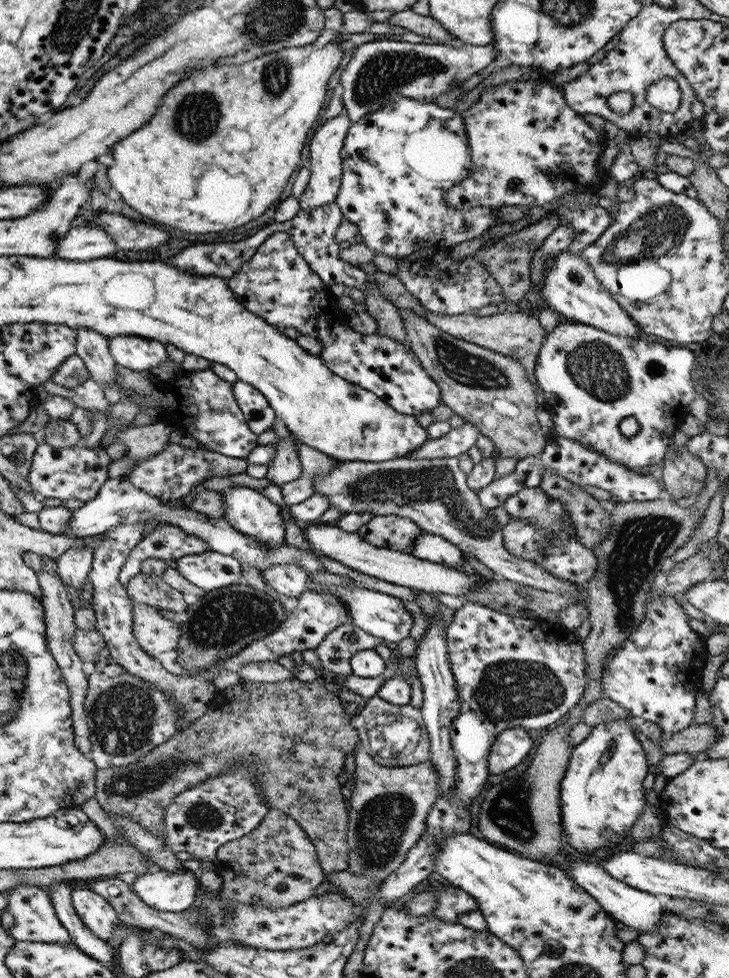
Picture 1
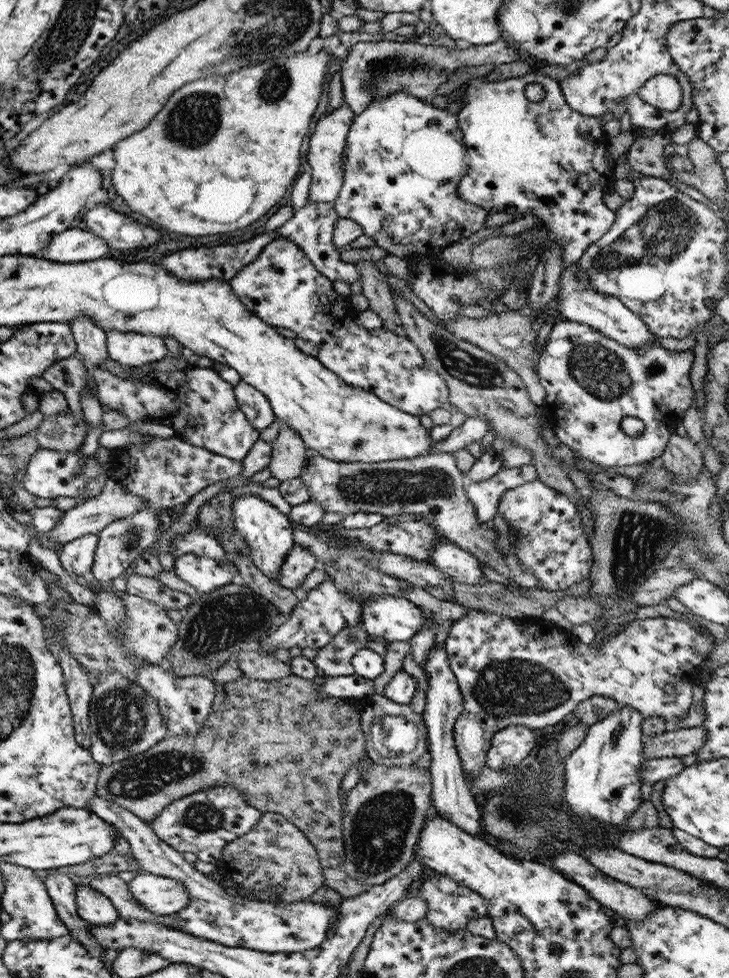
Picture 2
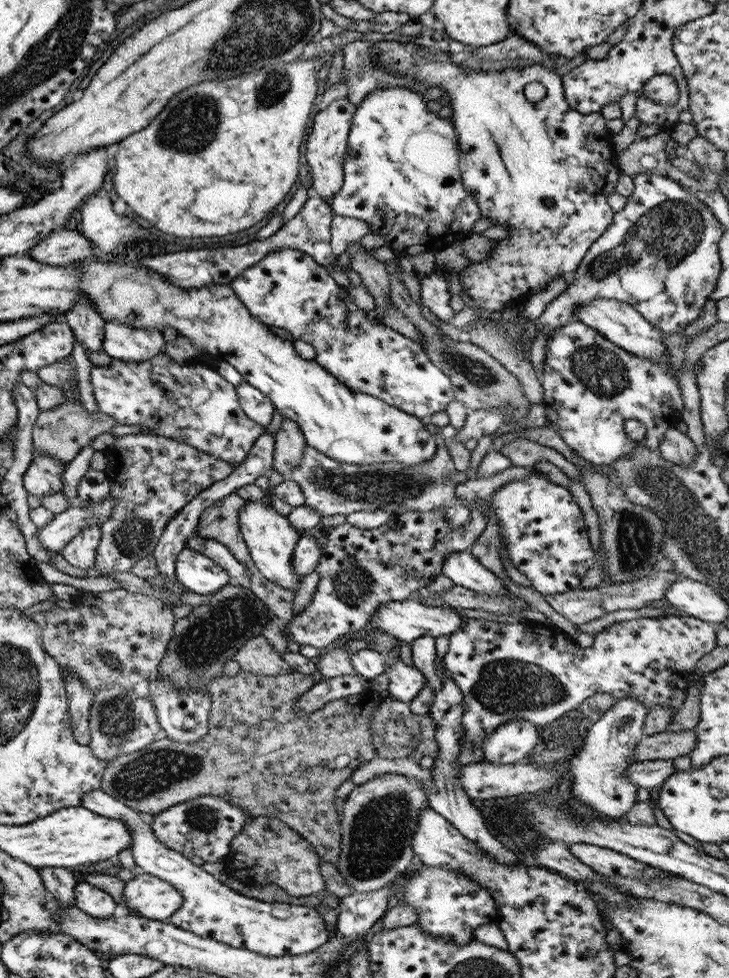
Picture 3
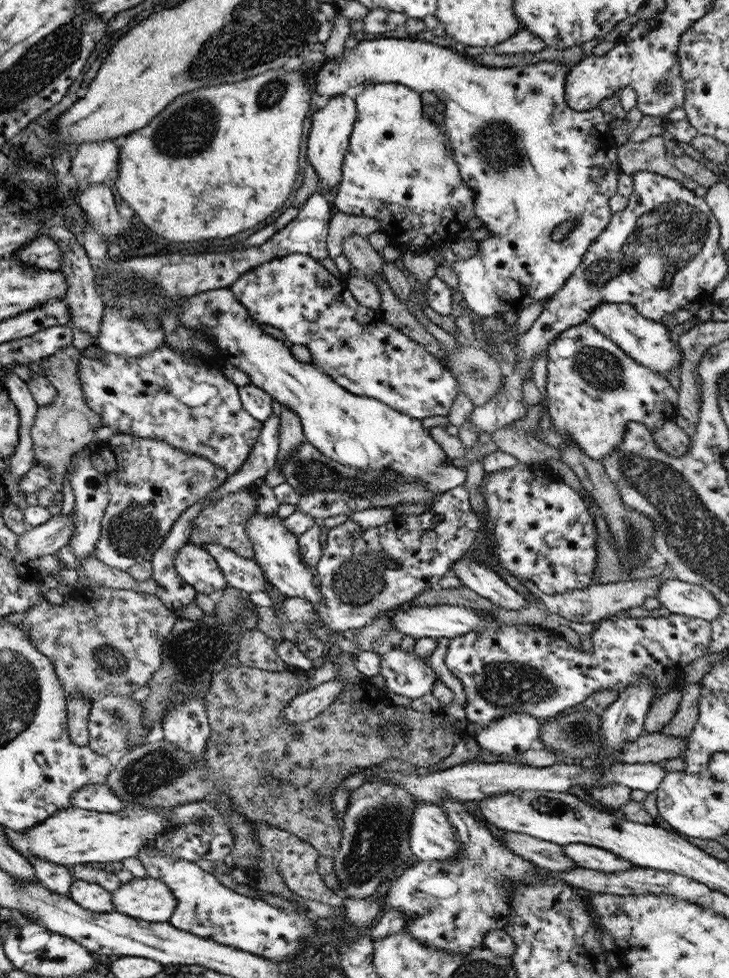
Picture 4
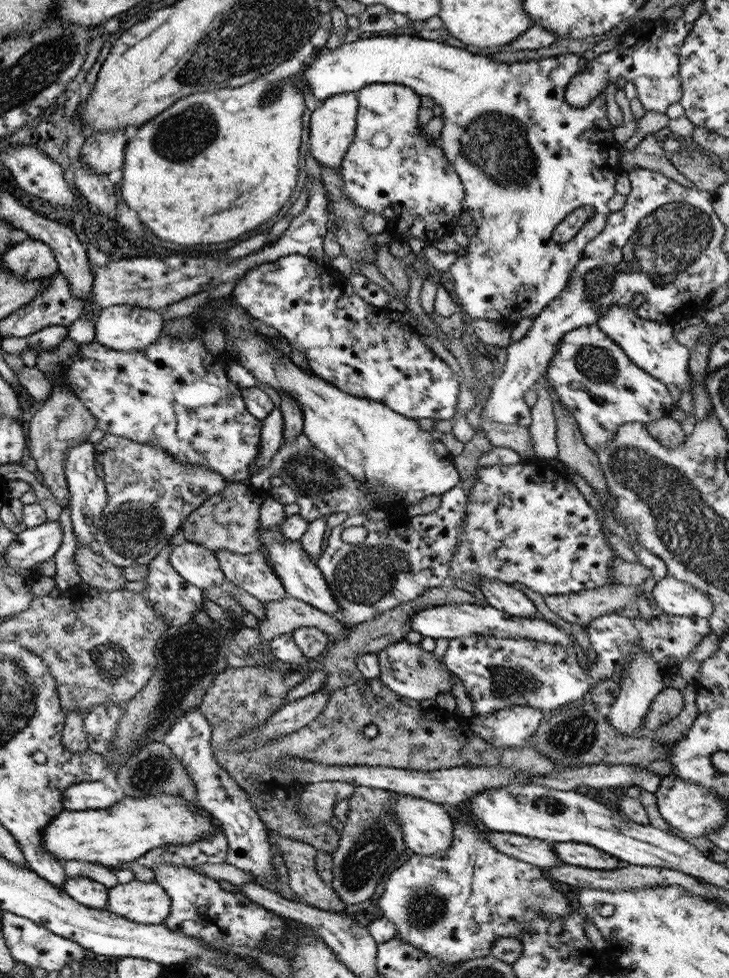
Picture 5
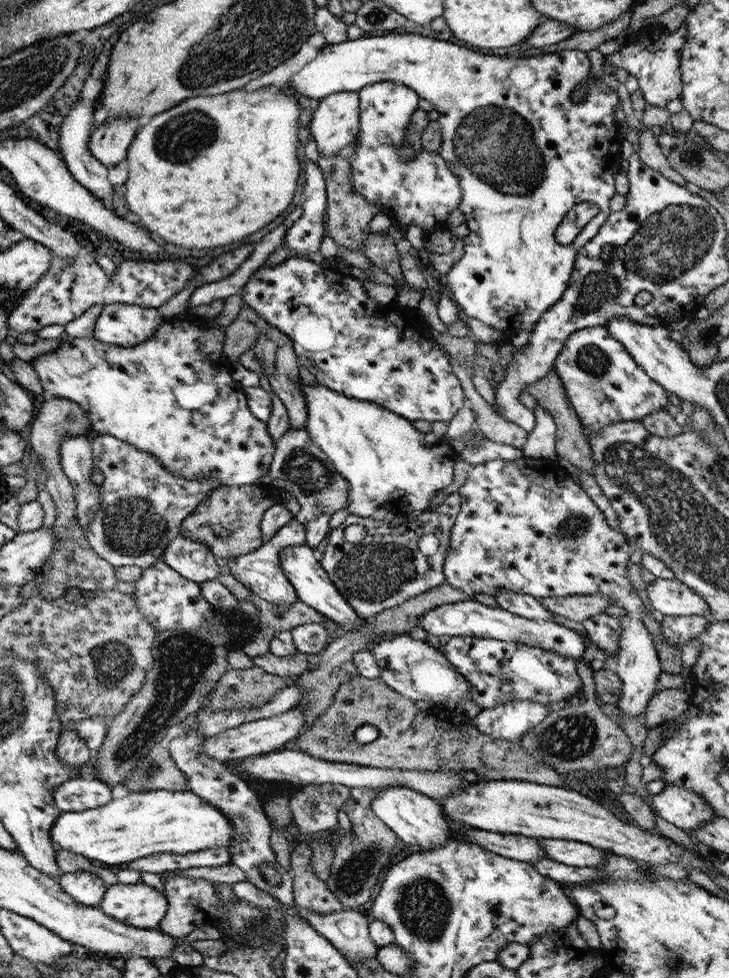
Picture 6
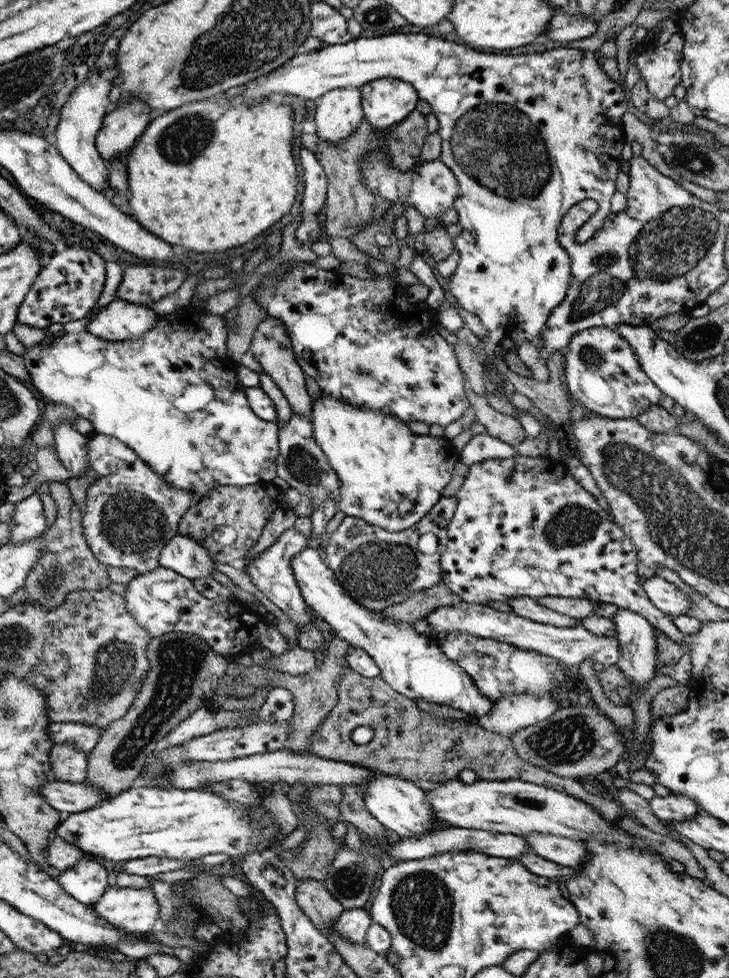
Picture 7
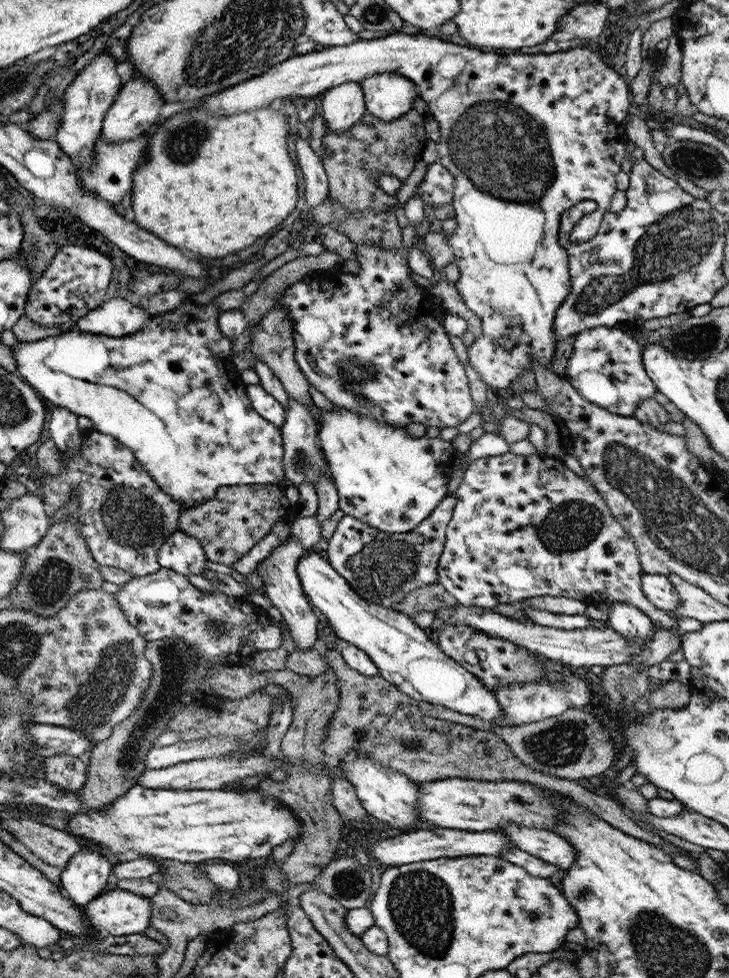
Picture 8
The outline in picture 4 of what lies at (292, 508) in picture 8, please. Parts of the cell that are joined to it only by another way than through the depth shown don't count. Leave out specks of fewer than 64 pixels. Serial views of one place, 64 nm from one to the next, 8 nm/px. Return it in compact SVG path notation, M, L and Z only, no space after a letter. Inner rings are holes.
M243 488L209 501L205 507L197 511L197 515L189 525L189 543L219 544L243 558L251 557L253 547L245 533L245 524L247 524L247 518L257 510L257 499L258 497L254 496L249 488Z

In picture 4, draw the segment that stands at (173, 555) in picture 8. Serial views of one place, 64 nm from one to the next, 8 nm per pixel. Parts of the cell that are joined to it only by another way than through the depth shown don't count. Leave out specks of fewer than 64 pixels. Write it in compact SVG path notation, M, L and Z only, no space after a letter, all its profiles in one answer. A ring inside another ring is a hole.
M187 542L173 557L173 568L197 593L208 595L227 584L215 559L195 543Z

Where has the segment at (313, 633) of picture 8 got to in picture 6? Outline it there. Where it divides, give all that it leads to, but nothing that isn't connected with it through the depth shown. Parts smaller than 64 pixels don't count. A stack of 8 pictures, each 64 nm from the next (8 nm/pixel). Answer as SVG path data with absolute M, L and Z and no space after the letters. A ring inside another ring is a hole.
M291 518L287 524L279 528L266 543L262 543L257 549L241 556L235 556L235 558L227 558L224 568L228 567L228 573L259 599L277 606L291 606L298 599L293 586L285 577L283 569L279 567L279 552L289 546L303 545L303 542L305 542L303 525Z

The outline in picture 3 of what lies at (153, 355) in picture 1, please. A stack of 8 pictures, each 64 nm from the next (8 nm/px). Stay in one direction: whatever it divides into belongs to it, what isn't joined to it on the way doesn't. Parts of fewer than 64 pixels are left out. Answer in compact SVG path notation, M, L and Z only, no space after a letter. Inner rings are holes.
M105 321L101 348L112 359L141 362L164 352L165 346L161 331Z

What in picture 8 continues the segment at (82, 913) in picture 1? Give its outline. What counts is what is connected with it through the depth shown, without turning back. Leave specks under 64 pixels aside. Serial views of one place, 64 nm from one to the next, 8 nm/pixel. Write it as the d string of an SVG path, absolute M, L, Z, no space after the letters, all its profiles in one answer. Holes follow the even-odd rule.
M90 846L81 847L62 867L61 887L74 904L85 906L105 890L112 867L106 855L91 850Z

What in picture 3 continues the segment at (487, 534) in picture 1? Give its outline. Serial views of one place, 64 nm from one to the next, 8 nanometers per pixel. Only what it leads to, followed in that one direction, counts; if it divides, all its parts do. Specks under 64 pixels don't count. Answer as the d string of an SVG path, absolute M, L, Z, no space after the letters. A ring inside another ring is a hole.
M450 424L440 428L434 436L435 456L423 464L407 466L407 468L392 462L361 464L361 466L343 464L306 446L301 461L291 469L287 477L295 481L299 490L303 492L305 501L302 505L317 510L320 517L333 516L333 514L347 516L351 512L373 511L375 508L394 514L398 508L402 508L405 512L407 510L421 512L431 510L433 507L443 507L449 529L463 527L469 519L469 510L461 506L461 502L455 496L457 484L447 482L456 469L447 454L447 448L443 446L443 440L450 440L456 433L457 430Z

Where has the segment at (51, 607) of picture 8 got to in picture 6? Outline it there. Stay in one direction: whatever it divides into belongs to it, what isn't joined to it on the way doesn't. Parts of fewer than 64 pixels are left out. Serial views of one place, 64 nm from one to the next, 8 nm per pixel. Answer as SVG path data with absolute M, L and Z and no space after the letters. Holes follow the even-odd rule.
M42 398L39 400L38 411L31 420L29 442L40 464L37 476L44 482L46 491L50 494L56 508L55 520L51 525L51 536L55 540L55 547L33 576L35 588L39 592L38 598L43 601L59 599L69 588L83 591L113 590L117 582L113 566L91 550L84 530L77 523L73 487L59 464L58 450L61 445L61 434L85 435L85 432L90 429L91 420L85 416L85 412L75 402L69 402L65 398Z

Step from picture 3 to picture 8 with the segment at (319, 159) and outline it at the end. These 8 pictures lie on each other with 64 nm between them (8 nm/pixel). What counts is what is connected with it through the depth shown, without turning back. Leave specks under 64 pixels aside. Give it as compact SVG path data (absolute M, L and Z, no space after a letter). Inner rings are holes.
M343 82L321 93L316 121L326 124L327 132L342 132L358 123L366 113L358 82Z

